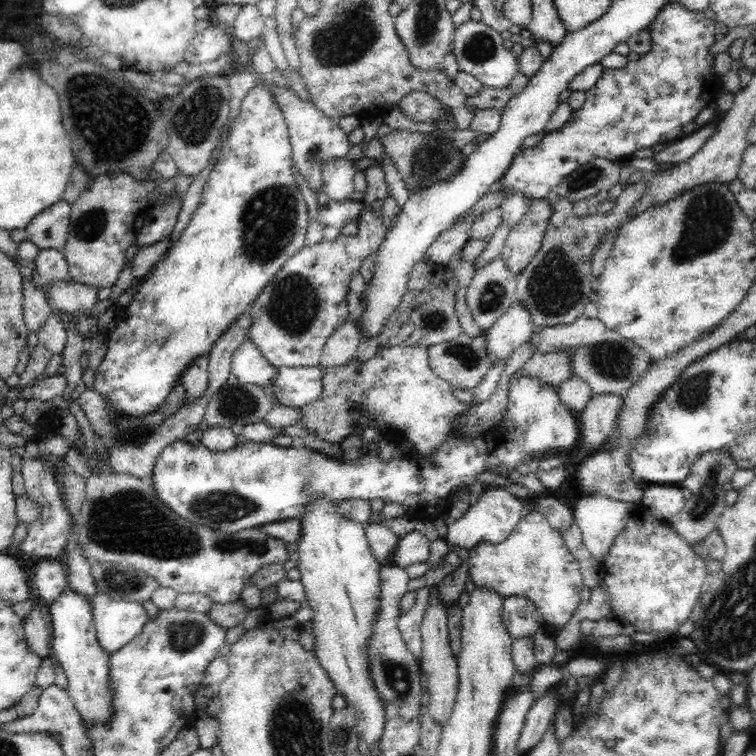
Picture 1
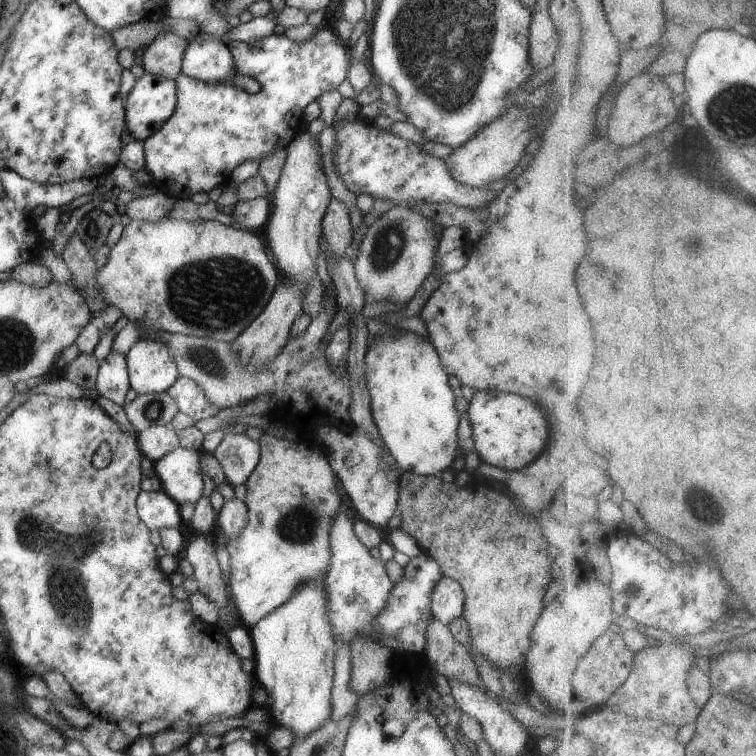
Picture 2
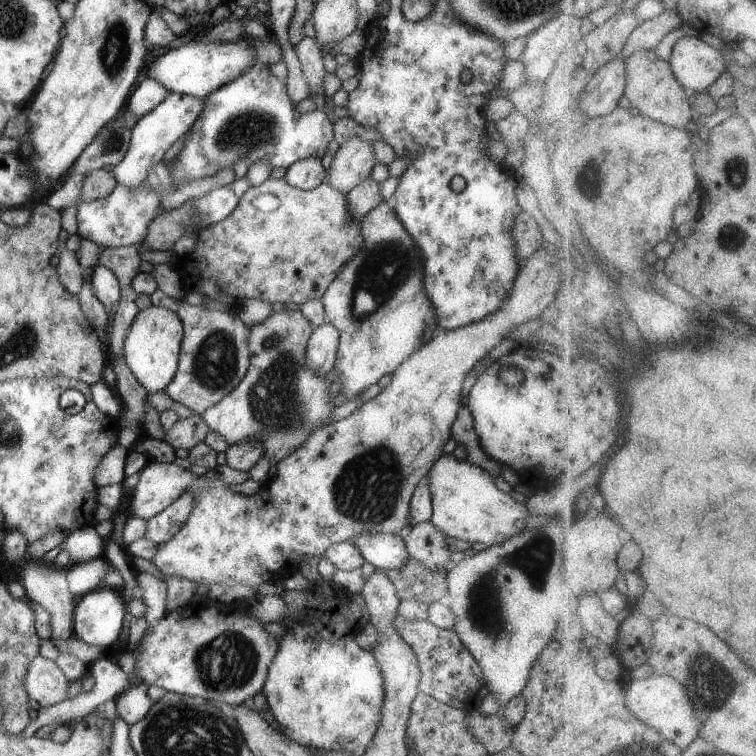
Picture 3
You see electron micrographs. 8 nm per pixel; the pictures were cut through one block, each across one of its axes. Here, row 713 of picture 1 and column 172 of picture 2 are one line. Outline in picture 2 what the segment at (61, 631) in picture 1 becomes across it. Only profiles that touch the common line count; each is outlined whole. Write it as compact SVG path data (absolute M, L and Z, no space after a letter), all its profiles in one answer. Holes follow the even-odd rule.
M144 73L125 97L125 123L134 139L144 142L172 116L176 81Z

